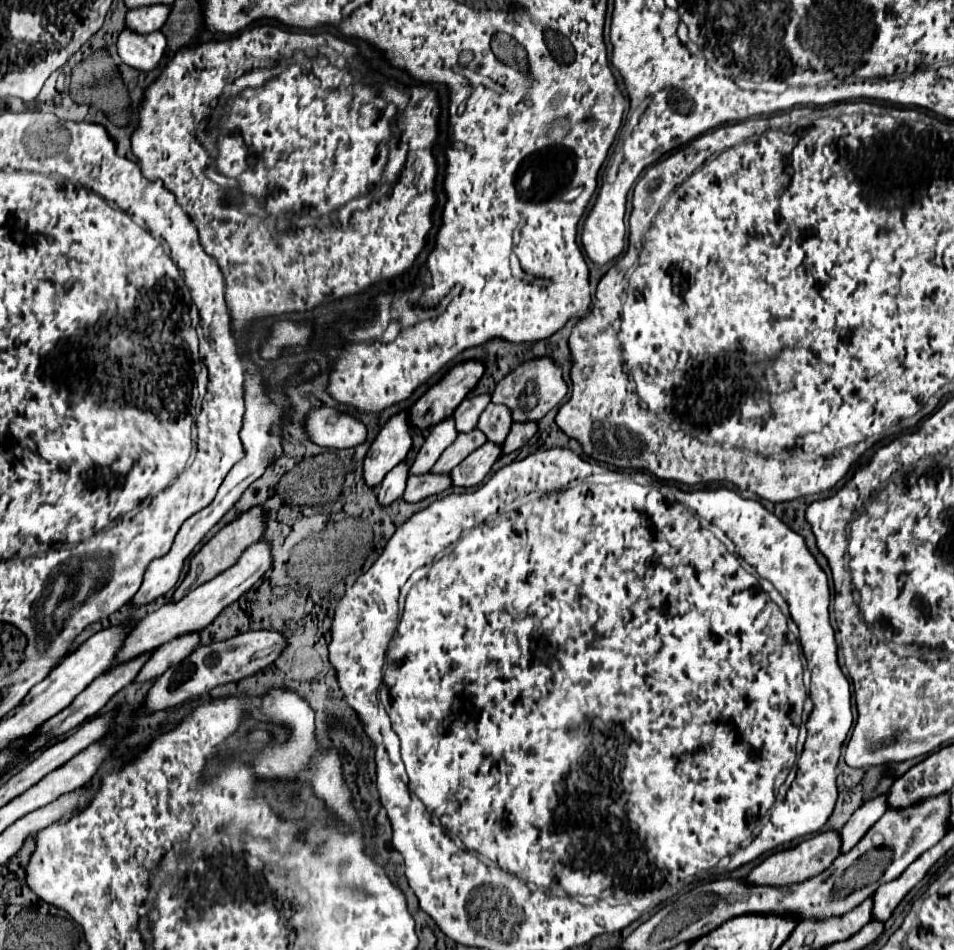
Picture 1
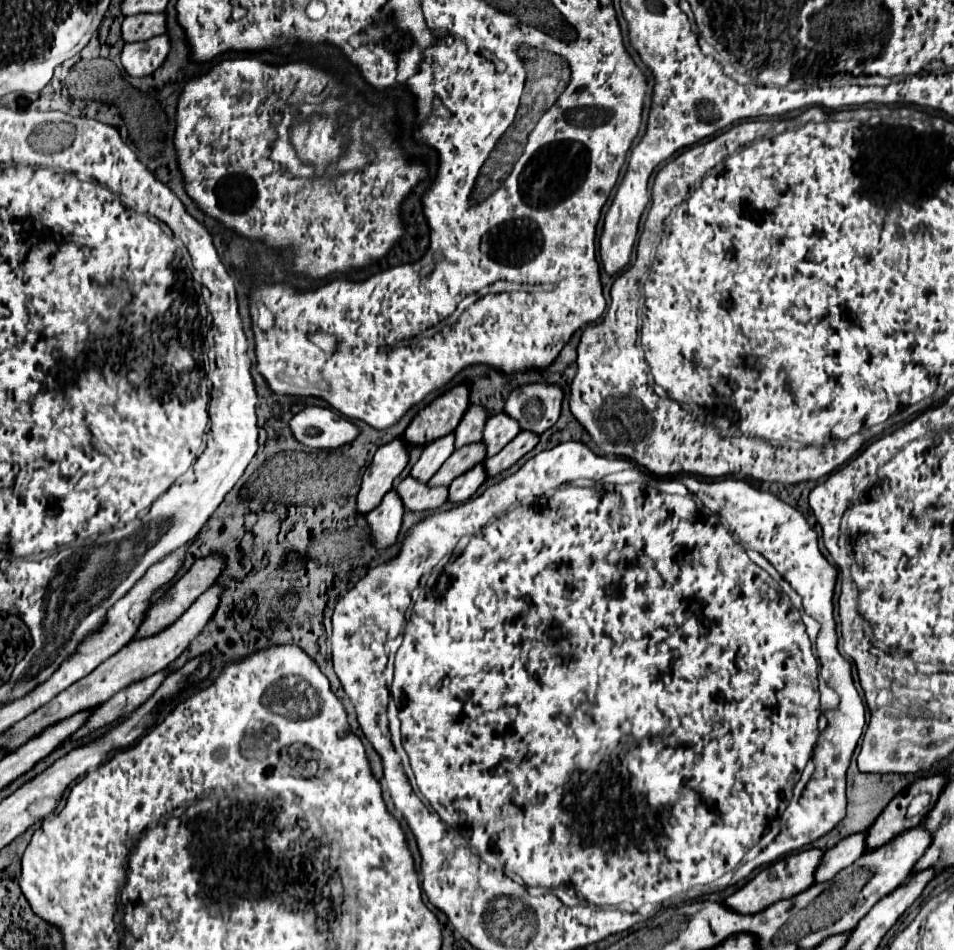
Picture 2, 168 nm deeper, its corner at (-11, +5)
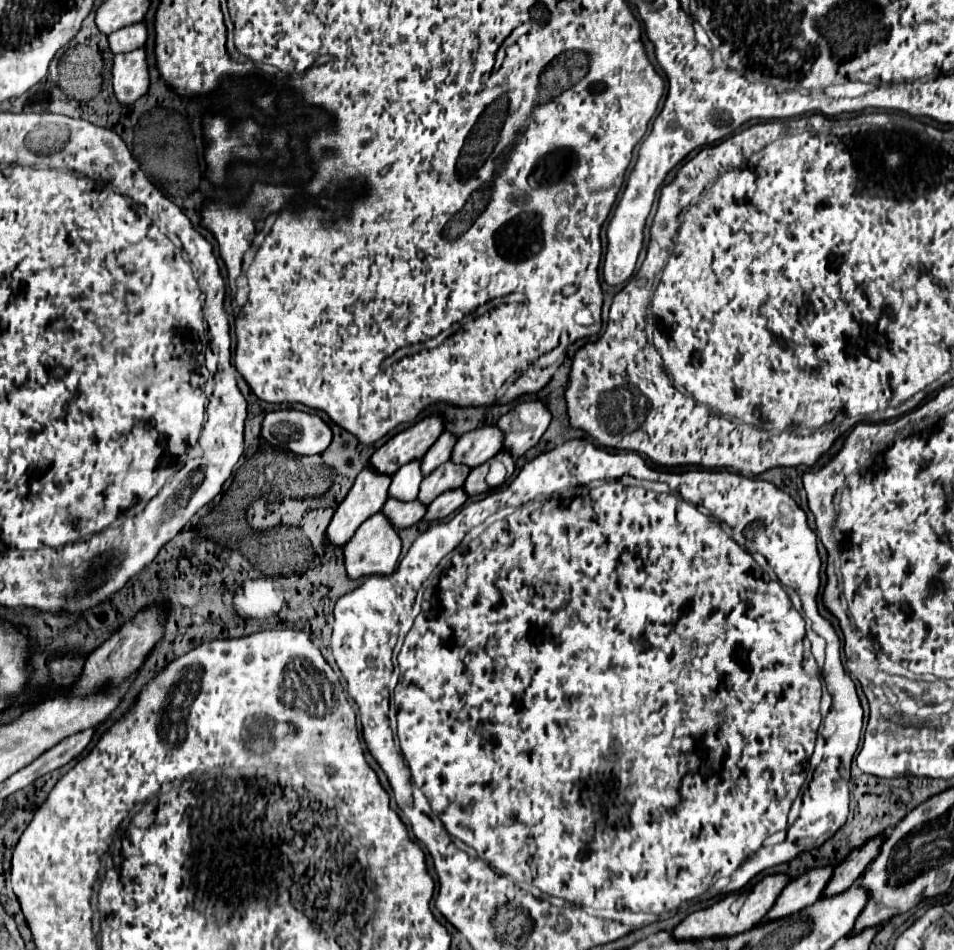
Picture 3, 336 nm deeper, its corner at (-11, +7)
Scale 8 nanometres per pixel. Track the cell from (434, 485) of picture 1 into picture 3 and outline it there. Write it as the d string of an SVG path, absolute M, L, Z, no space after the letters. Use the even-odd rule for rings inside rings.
M388 499L386 505L382 507L382 513L388 517L388 521L392 521L394 529L400 531L400 529L416 525L424 517L426 507L418 501L402 503L402 501L396 501L396 499Z

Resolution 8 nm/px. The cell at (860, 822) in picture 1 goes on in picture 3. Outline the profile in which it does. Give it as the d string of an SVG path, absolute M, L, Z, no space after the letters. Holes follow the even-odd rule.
M820 867L790 881L778 895L778 901L774 903L770 913L760 921L760 925L764 925L764 921L788 917L790 913L800 913L806 905L818 901L818 897L822 895L822 887L826 887L826 881L832 877L832 871L834 867Z

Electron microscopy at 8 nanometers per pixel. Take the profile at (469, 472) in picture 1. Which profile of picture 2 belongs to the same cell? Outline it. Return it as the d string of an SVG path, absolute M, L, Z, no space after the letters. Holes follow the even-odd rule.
M484 463L474 465L462 477L458 477L450 483L450 497L448 499L454 501L454 503L466 501L486 479L488 479L488 475L486 475L486 469L484 469Z

